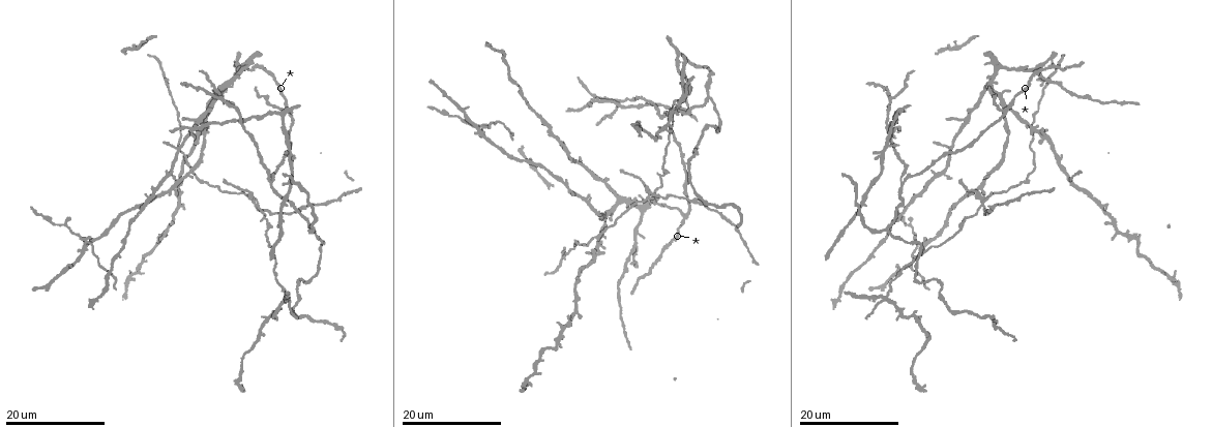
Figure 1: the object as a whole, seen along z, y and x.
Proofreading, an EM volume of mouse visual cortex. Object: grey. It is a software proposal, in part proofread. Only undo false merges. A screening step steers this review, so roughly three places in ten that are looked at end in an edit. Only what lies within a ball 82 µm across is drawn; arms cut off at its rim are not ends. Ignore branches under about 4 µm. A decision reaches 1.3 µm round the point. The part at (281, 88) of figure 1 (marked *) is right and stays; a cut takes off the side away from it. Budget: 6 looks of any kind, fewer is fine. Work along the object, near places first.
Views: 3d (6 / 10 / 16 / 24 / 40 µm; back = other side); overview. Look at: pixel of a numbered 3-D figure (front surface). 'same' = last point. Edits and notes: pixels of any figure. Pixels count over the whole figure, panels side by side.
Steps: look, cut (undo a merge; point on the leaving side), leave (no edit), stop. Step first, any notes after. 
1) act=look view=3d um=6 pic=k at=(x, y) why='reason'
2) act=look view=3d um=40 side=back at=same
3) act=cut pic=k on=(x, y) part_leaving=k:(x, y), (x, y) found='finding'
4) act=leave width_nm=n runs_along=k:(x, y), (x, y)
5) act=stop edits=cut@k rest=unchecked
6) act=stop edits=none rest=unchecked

act=look view=3d um=24 pic=1 at=(964, 120) why='side arm on a straight run'

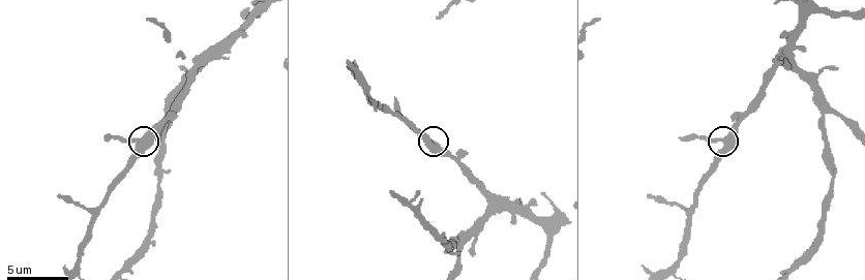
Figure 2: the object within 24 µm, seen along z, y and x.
act=look view=3d um=10 pic=2 at=(722, 140)

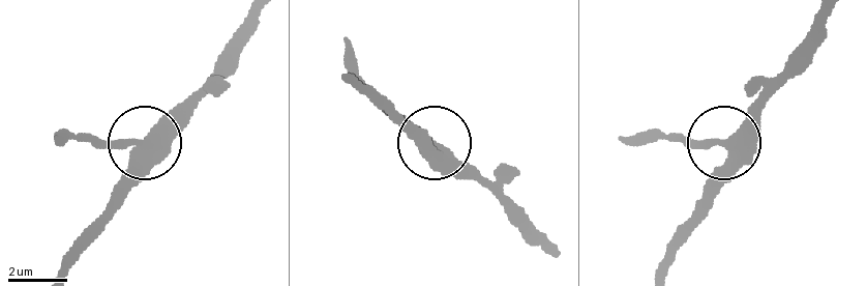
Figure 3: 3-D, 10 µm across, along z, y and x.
act=leave runs_along=3:(257, 20), (246, 43), (143, 144), (70, 139) found='all the same cell'

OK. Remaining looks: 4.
act=look view=3d um=16 pic=1 at=(888, 119) why='three-way junction'

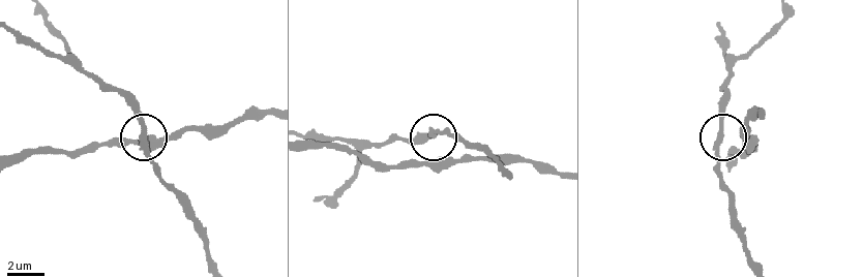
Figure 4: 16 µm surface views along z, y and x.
act=look view=3d um=10 pic=4 at=(143, 139) why='zoom in'

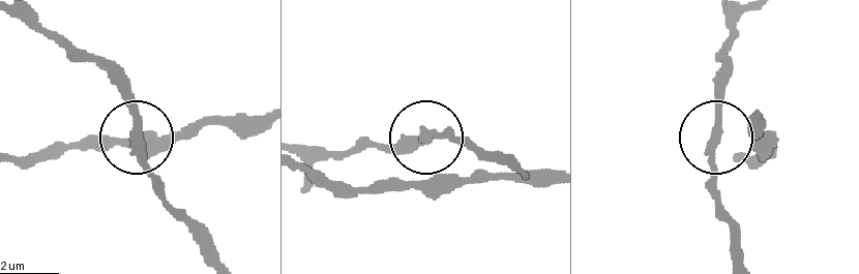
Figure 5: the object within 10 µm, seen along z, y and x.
act=leave arms=3 found='all the same cell'

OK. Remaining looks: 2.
act=look view=3d um=16 pic=1 at=(886, 297) why='four or more arms meet'

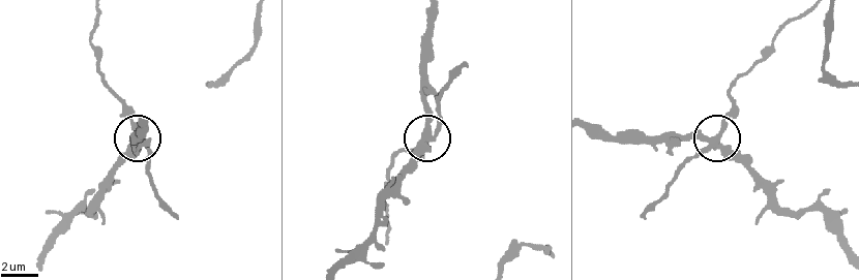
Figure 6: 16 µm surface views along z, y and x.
act=look view=3d um=6 pic=6 at=(429, 133) why='closer look'

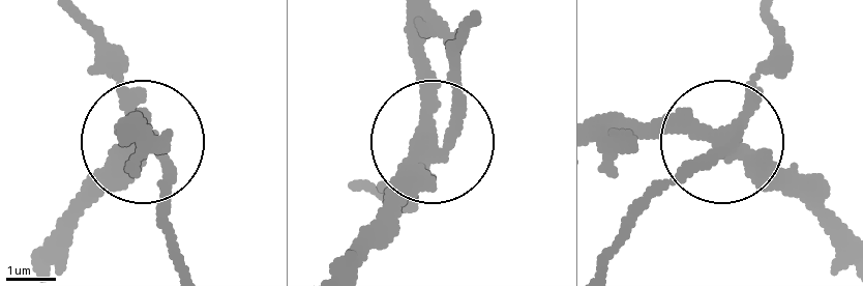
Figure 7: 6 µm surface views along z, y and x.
act=cut pic=7 on=(120, 70) width_nm=360 part_leaving=7:(432, 150), (378, 196) found='two cells meet here'

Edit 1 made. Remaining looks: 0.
act=stop edits=cut@7 rest=unchecked

